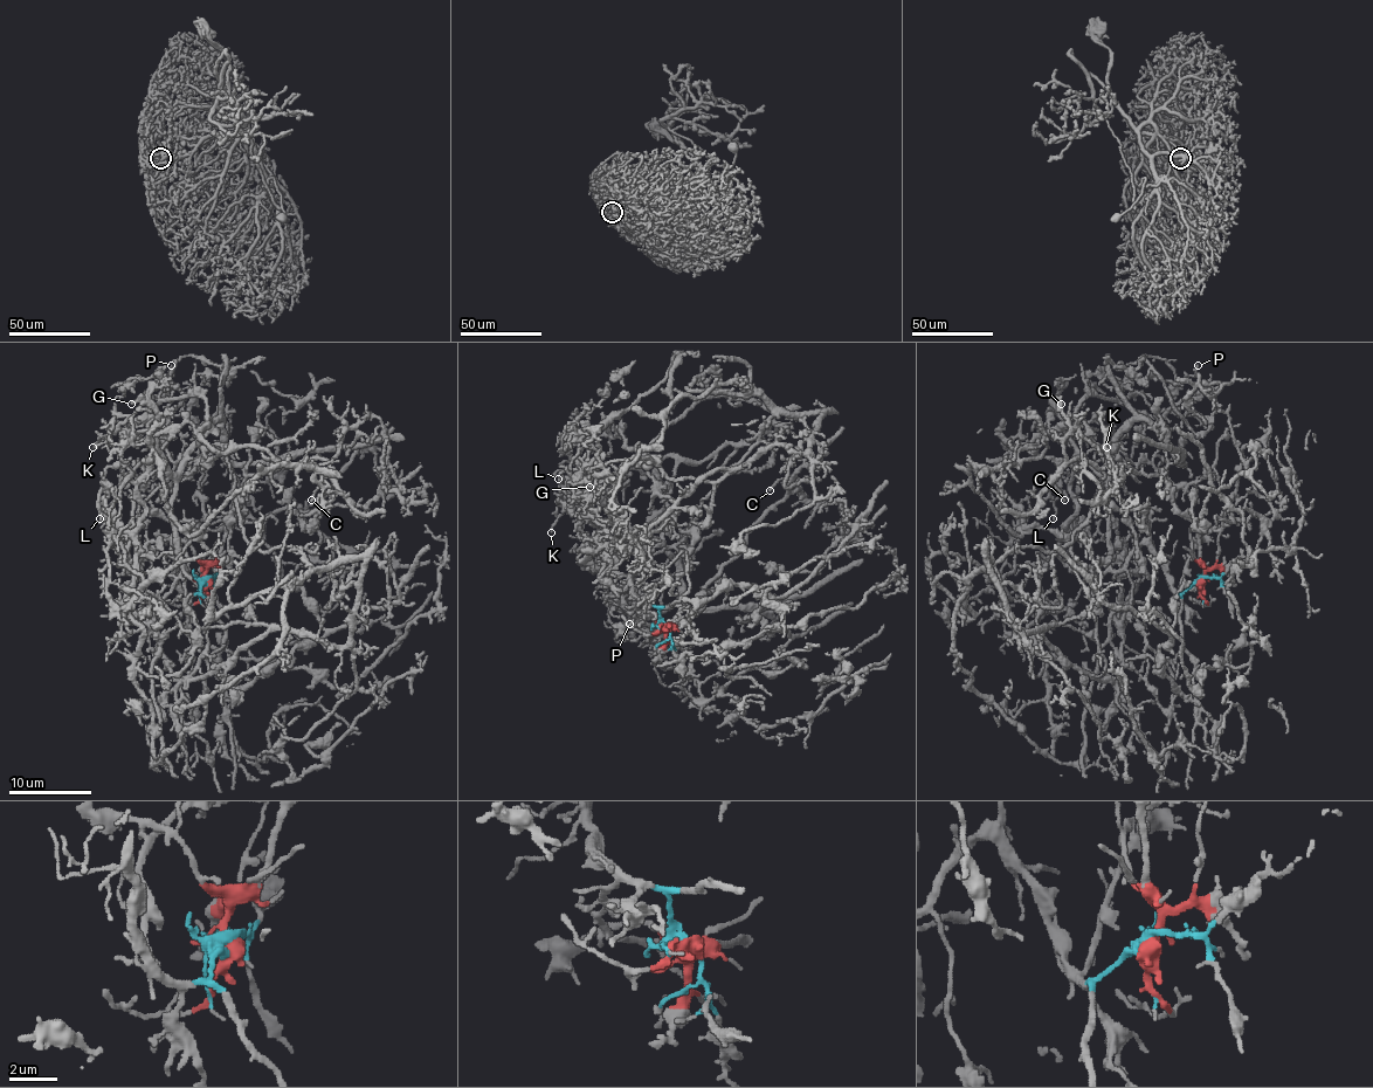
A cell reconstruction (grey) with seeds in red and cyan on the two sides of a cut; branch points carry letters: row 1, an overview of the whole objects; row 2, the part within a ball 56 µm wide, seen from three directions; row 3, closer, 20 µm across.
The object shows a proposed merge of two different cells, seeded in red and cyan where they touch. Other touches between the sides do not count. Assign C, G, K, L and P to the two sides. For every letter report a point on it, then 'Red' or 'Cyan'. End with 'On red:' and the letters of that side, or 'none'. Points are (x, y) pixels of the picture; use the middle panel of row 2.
C: Place: (770, 490). Red
G: Place: (590, 487). Cyan
K: Place: (551, 532). Cyan
L: Place: (558, 479). Cyan
P: Place: (629, 624). Cyan
On red: C

